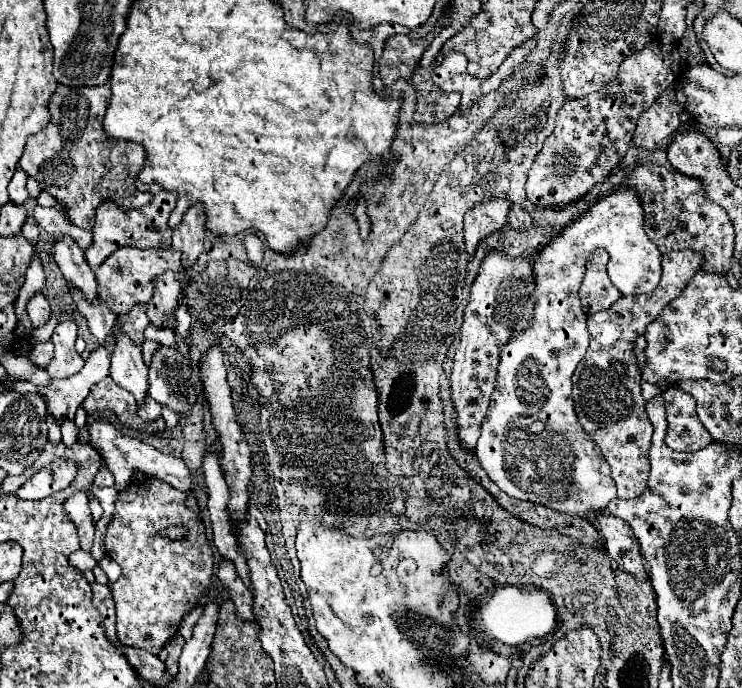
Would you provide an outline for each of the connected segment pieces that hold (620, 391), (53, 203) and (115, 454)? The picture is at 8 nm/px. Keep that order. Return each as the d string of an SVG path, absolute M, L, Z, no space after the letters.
M670 251L662 255L662 281L652 293L644 295L632 295L632 297L620 297L616 305L608 311L600 311L594 315L588 315L588 333L590 333L590 347L576 367L574 373L574 409L578 415L578 421L582 429L590 435L590 439L598 445L602 457L612 469L612 479L616 481L618 487L618 497L620 499L634 499L638 497L648 483L648 473L650 473L650 461L648 461L648 449L650 449L650 439L652 439L652 423L648 421L646 409L644 409L644 399L640 391L640 369L636 363L636 357L632 353L634 349L634 339L636 335L644 333L646 325L652 323L656 315L662 313L662 309L682 293L686 283L694 277L694 273L702 267L704 255L700 251Z
M42 191L40 195L38 195L38 205L42 205L42 207L54 207L54 209L58 209L58 211L62 211L64 213L64 217L66 217L66 221L70 221L70 217L68 217L68 213L66 213L66 209L64 209L64 205L56 199L56 197L52 197L48 191Z
M94 421L88 427L88 433L90 433L90 443L98 449L98 453L102 455L102 459L106 461L108 469L112 471L112 475L116 479L114 481L116 491L124 491L130 485L130 479L132 479L134 471L140 471L140 473L144 473L148 477L156 477L160 481L166 481L172 487L176 487L180 491L186 491L186 493L190 493L194 489L190 471L188 471L188 467L184 465L184 461L180 457L164 455L164 453L156 451L152 445L148 445L148 443L144 443L140 439L130 439L128 435L122 435L120 429L116 429L110 423L104 423L104 421Z

